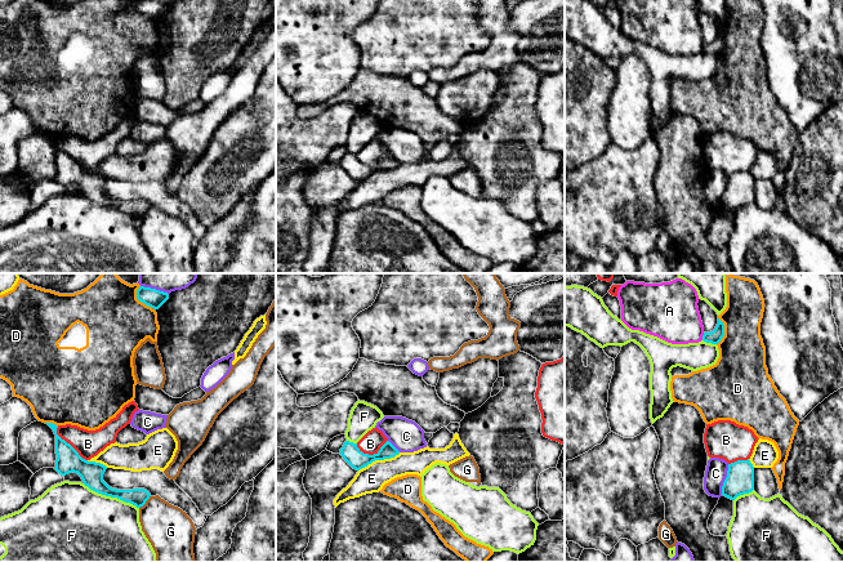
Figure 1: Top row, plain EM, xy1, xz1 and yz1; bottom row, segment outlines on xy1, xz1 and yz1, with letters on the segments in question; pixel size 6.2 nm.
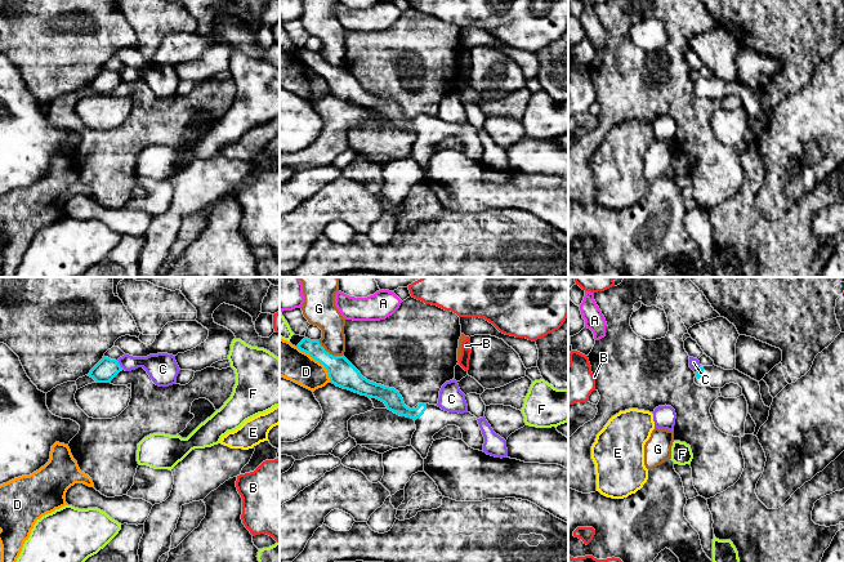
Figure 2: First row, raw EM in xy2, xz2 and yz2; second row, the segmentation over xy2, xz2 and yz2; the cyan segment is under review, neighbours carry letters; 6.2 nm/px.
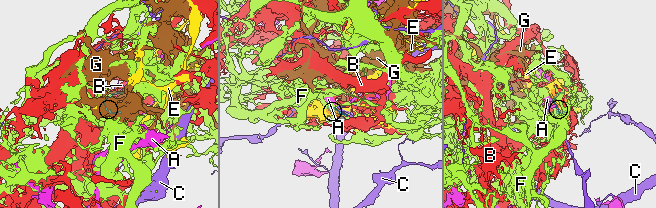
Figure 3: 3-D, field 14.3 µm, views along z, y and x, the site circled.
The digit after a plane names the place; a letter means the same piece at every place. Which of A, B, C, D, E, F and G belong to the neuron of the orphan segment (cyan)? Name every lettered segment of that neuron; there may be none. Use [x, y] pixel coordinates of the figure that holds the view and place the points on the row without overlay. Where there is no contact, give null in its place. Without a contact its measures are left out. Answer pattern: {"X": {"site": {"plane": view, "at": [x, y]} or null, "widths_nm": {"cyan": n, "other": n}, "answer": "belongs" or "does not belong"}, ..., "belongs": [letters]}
{"A": {"site": {"plane": "yz1", "at": [703, 48]}, "widths_nm": {"cyan": 90, "other": 320}, "answer": "does not belong"}, "B": {"site": {"plane": "xy1", "at": [68, 155]}, "widths_nm": {"cyan": 150, "other": 170}, "answer": "does not belong"}, "C": {"site": {"plane": "yz1", "at": [725, 191]}, "widths_nm": {"cyan": 180, "other": 140}, "answer": "does not belong"}, "D": {"site": {"plane": "xz2", "at": [317, 71]}, "widths_nm": {"cyan": 170, "other": 220}, "answer": "does not belong"}, "E": {"site": {"plane": "xz1", "at": [379, 170]}, "widths_nm": {"cyan": 120, "other": 170}, "answer": "does not belong"}, "F": {"site": {"plane": "xy1", "at": [111, 208]}, "widths_nm": {"cyan": 140, "other": 500}, "answer": "does not belong"}, "G": {"site": {"plane": "xz2", "at": [327, 63]}, "widths_nm": {"cyan": 170, "other": 180}, "answer": "does not belong"}, "belongs": []}

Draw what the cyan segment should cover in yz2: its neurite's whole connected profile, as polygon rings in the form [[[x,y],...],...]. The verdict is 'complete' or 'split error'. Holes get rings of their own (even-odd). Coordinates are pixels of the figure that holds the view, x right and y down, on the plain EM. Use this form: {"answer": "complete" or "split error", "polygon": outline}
{"answer": "split error", "polygon": [[[715,76],[700,77],[695,81],[695,94],[700,98],[723,99],[725,95],[734,94],[742,99],[749,116],[749,125],[755,133],[754,147],[758,146],[760,138],[768,131],[771,119],[765,117],[762,106],[759,93],[740,84],[738,81],[724,81]]]}

